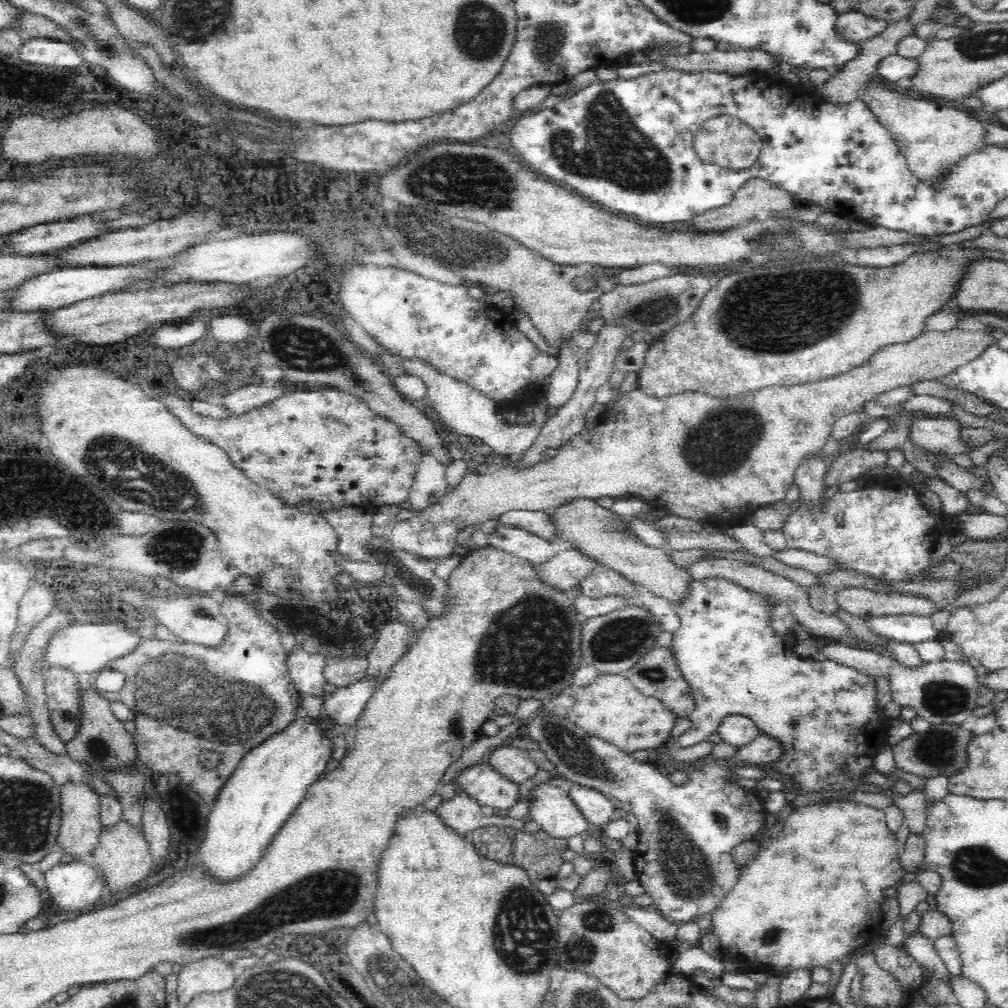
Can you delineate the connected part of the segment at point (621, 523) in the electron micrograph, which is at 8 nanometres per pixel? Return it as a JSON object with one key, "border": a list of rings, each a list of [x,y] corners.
{"border":[[[570,499],[566,504],[546,512],[553,526],[553,534],[597,564],[619,572],[627,580],[670,603],[684,598],[685,592],[688,592],[686,586],[692,578],[672,561],[670,552],[644,542],[632,532],[627,518],[617,516],[608,508],[601,508],[594,499]]]}

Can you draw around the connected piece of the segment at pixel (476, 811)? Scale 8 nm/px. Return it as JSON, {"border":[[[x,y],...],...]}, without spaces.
{"border":[[[458,789],[451,800],[441,802],[436,811],[444,819],[448,827],[456,829],[460,835],[469,836],[474,829],[490,826],[503,827],[502,822],[490,822],[480,809],[480,803],[464,790]]]}

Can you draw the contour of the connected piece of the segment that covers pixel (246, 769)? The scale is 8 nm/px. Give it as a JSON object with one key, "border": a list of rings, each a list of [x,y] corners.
{"border":[[[323,710],[321,713],[318,718],[312,718],[305,712],[300,712],[284,730],[269,736],[249,750],[230,775],[230,779],[220,788],[208,814],[206,840],[200,848],[199,859],[216,879],[230,880],[252,868],[267,842],[306,796],[307,788],[323,777],[334,752],[332,748],[335,742],[330,740],[330,732],[338,732],[338,728],[328,715],[323,714]]]}

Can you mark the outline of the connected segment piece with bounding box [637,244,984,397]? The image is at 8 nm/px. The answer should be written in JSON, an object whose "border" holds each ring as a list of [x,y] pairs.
{"border":[[[940,245],[940,247],[925,251],[914,251],[906,260],[892,266],[891,268],[874,268],[851,266],[843,260],[828,255],[803,255],[796,257],[788,264],[788,260],[769,260],[768,262],[758,262],[752,266],[742,268],[738,274],[730,276],[720,276],[718,282],[712,282],[712,286],[703,294],[701,301],[697,304],[696,310],[683,322],[672,325],[666,332],[656,337],[649,344],[645,354],[644,366],[637,372],[639,387],[648,396],[663,397],[681,393],[684,391],[696,391],[710,396],[725,397],[735,395],[742,391],[760,390],[767,386],[785,387],[808,383],[810,381],[824,380],[840,373],[852,370],[863,365],[870,360],[883,346],[896,343],[907,343],[914,340],[926,328],[926,319],[936,313],[940,308],[944,308],[952,298],[956,297],[956,292],[960,290],[962,280],[966,278],[968,268],[976,264],[976,260],[984,259],[984,249],[972,246],[972,248],[962,248],[959,245]]]}

